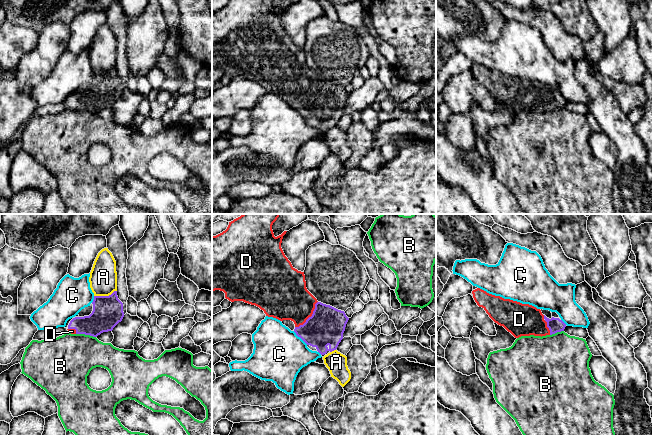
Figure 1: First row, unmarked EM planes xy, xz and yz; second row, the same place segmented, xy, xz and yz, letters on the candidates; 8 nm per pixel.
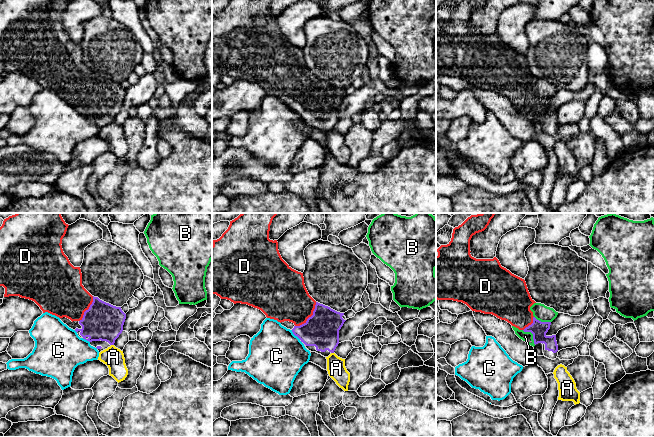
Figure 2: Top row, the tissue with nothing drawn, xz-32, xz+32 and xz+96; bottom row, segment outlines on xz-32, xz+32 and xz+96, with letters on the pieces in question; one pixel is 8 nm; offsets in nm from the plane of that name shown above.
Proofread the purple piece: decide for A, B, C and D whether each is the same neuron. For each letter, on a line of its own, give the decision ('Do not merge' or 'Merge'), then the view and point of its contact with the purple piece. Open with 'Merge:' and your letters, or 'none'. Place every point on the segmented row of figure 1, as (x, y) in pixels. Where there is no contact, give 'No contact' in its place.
Merge: D
A: Do not merge. Touches purple at xy (105, 296)
B: Do not merge. Touches purple at xy (86, 334)
C: Do not merge. Touches purple at xz (300, 337)
D: Merge. Touches purple at xz (311, 316)

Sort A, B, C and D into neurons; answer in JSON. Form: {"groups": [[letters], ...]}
{"groups": [["A"], ["B"], ["C"], ["D"]]}

